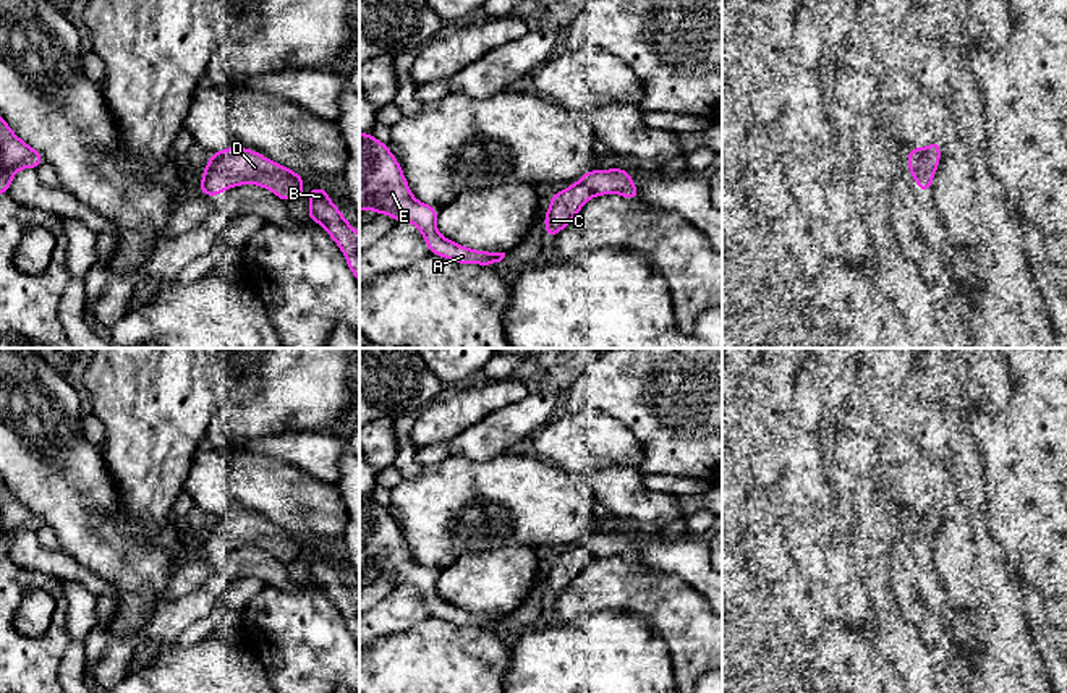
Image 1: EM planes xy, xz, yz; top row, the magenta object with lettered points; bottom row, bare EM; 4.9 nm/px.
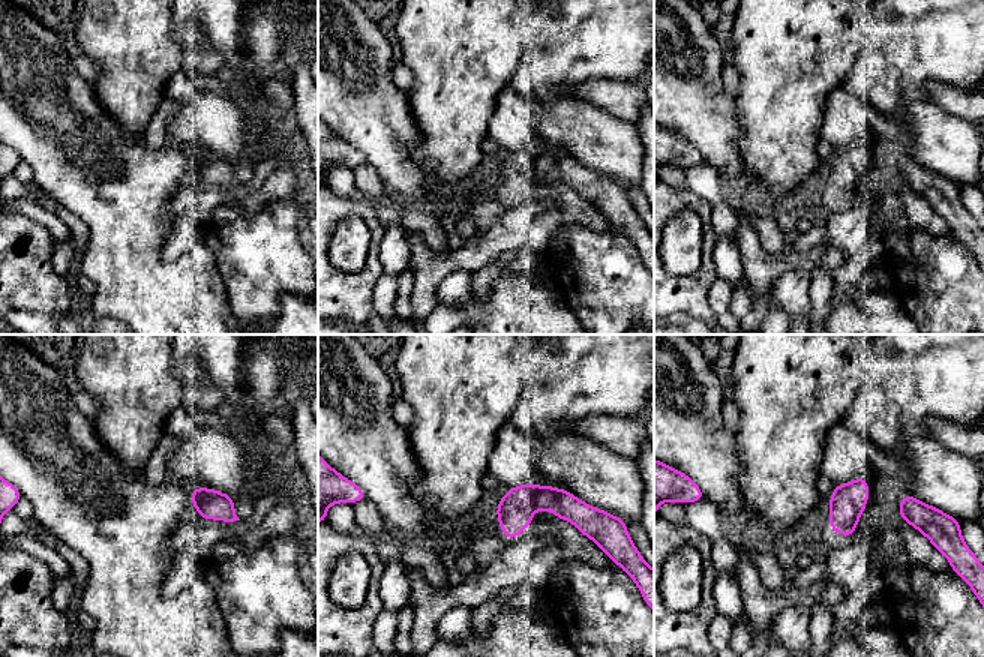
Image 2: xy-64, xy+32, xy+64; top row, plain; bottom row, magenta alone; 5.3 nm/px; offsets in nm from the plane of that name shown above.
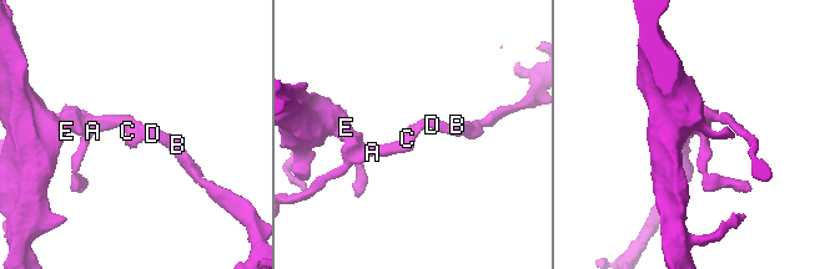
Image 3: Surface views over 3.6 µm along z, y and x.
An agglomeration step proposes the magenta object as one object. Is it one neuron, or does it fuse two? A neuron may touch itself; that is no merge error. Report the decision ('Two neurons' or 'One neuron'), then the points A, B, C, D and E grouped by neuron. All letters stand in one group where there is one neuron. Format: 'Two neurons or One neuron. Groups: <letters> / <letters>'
One neuron. Groups: A B C D E

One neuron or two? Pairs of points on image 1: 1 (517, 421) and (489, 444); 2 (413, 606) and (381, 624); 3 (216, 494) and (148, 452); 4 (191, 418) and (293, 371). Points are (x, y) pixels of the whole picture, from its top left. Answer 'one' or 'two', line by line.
1: one
2: one
3: two
4: two

